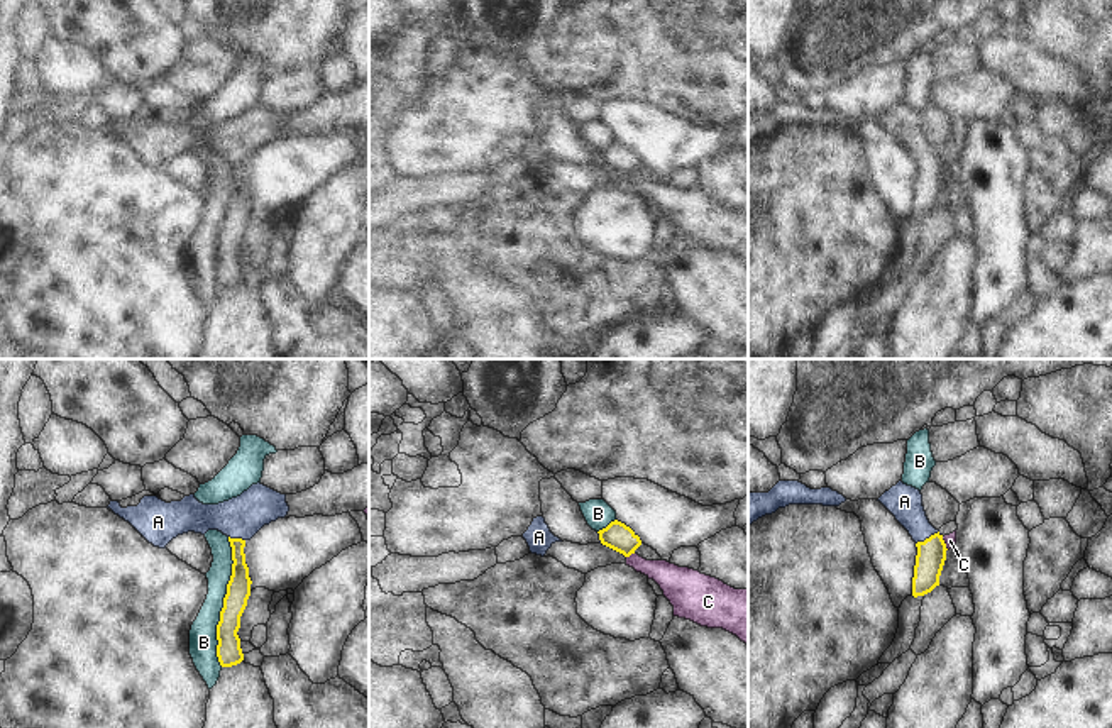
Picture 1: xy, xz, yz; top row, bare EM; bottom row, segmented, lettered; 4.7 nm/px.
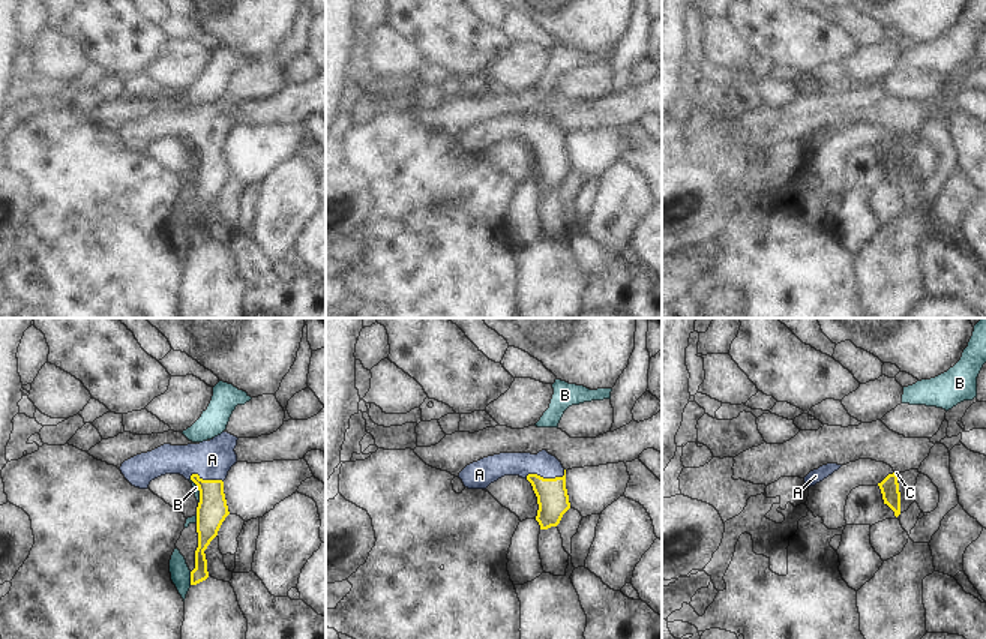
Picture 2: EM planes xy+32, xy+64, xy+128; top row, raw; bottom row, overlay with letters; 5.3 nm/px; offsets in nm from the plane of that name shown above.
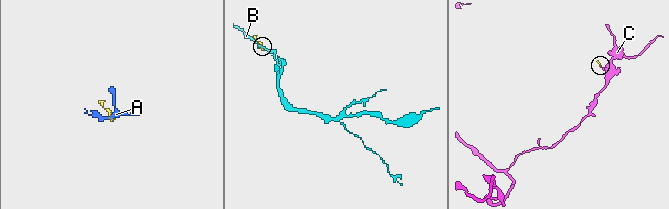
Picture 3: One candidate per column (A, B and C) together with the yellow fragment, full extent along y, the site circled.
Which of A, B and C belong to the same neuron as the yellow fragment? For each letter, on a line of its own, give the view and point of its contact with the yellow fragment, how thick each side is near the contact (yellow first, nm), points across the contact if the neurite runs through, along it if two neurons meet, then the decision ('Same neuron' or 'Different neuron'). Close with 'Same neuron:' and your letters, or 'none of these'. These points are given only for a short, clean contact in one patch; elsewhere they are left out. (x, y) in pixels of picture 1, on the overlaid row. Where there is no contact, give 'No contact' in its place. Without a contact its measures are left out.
A: Touches yellow at yz (926, 539). Thickness 140 nm (yellow) against 160 nm. Path across: yz (931, 554), (931, 546), (926, 539), (904, 501). Same neuron
B: Touches yellow at xy (224, 601). Thickness 120 nm (yellow) against 130 nm. Different neuron
C: Touches yellow at yz (945, 544). Thickness 140 nm (yellow) against 60 nm. Boundary: yz (941, 537), (948, 549). Different neuron
Same neuron: A

